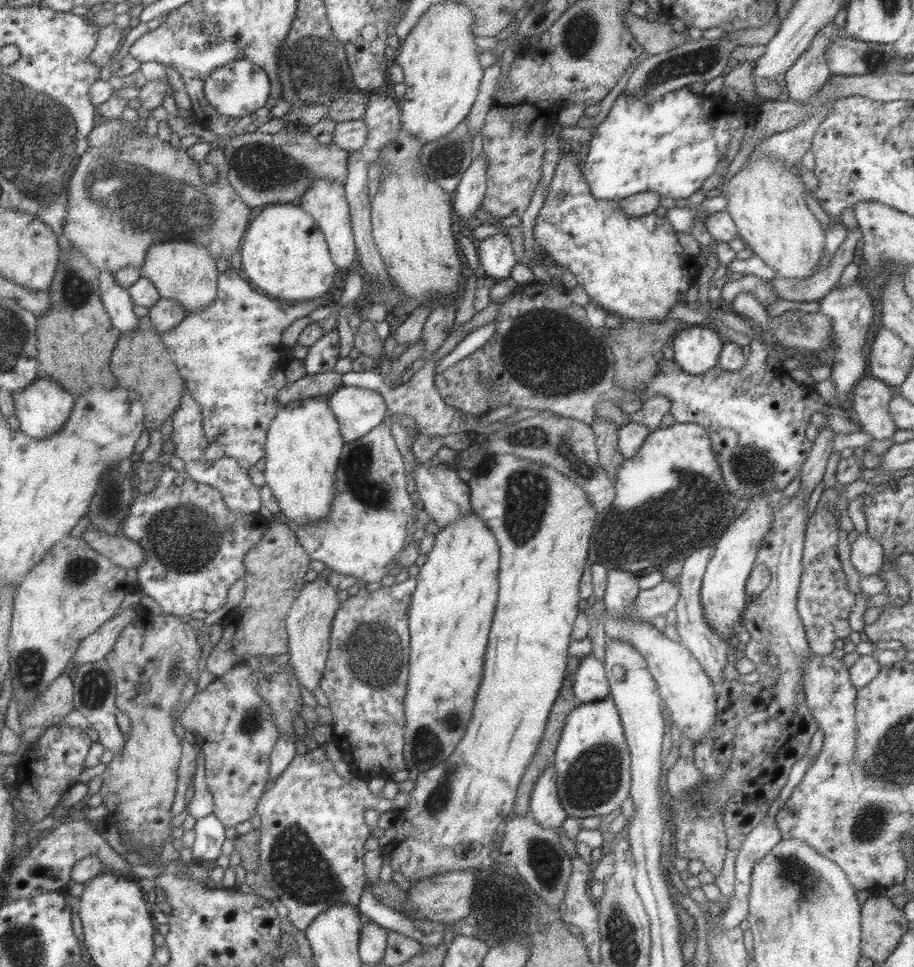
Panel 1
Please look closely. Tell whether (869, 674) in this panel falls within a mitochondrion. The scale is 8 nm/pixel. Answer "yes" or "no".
no

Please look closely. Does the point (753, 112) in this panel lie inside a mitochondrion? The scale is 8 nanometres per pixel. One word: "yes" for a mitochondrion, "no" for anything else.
no

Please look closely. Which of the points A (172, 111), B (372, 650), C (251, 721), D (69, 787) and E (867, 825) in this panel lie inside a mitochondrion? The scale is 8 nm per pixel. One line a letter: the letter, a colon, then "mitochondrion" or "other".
A: other
B: mitochondrion
C: mitochondrion
D: other
E: mitochondrion

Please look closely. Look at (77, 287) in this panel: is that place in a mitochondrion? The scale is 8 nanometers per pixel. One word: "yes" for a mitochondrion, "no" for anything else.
yes

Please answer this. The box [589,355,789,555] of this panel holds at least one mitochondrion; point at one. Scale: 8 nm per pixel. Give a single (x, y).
(749, 464)

